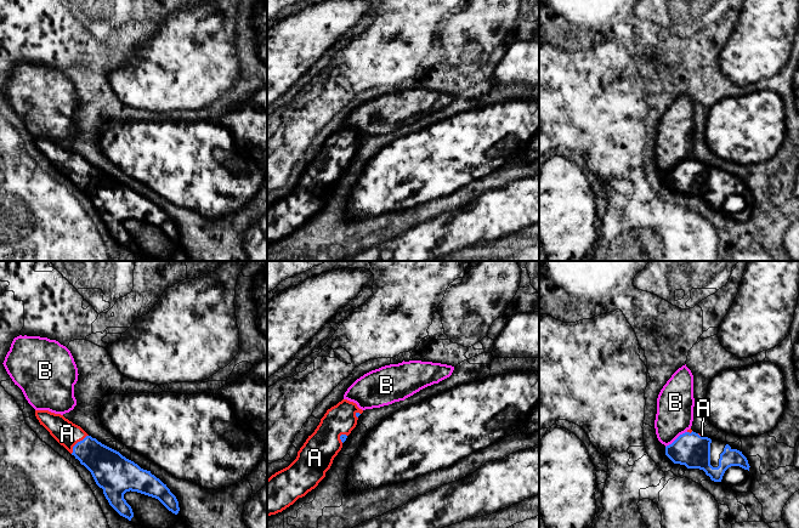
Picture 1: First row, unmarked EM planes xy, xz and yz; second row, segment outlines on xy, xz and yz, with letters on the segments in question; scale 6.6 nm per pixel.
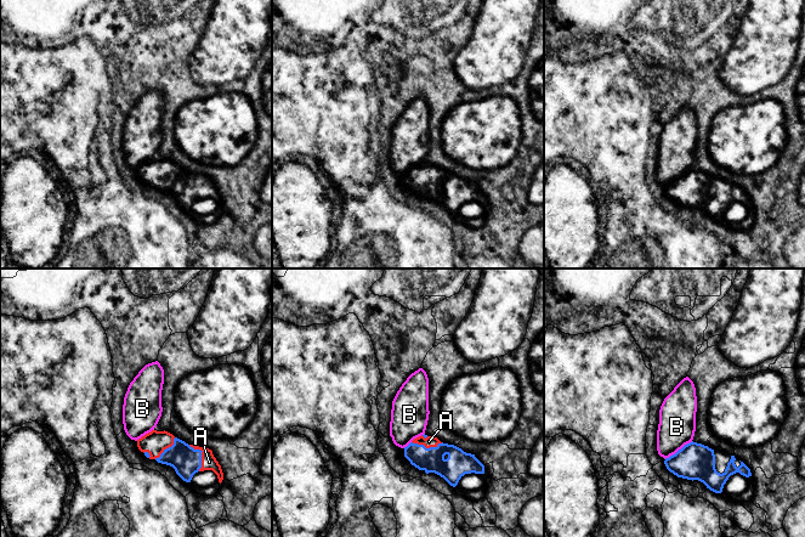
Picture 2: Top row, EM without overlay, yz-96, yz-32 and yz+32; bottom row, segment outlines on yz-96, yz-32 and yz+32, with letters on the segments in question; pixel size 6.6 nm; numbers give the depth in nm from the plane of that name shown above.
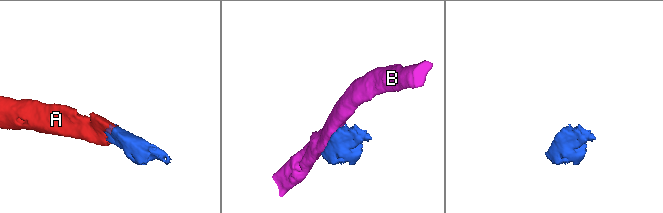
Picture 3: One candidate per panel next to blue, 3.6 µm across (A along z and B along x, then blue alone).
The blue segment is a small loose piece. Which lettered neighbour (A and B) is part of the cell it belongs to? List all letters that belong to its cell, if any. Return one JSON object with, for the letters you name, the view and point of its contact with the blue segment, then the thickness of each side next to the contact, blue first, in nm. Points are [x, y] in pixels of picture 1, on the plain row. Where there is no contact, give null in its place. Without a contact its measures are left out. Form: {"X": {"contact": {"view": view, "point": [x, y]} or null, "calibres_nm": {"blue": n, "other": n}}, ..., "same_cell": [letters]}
{"A": {"contact": {"view": "xy", "point": [77, 171]}, "calibres_nm": {"blue": 220, "other": 160}}, "same_cell": ["A"]}

